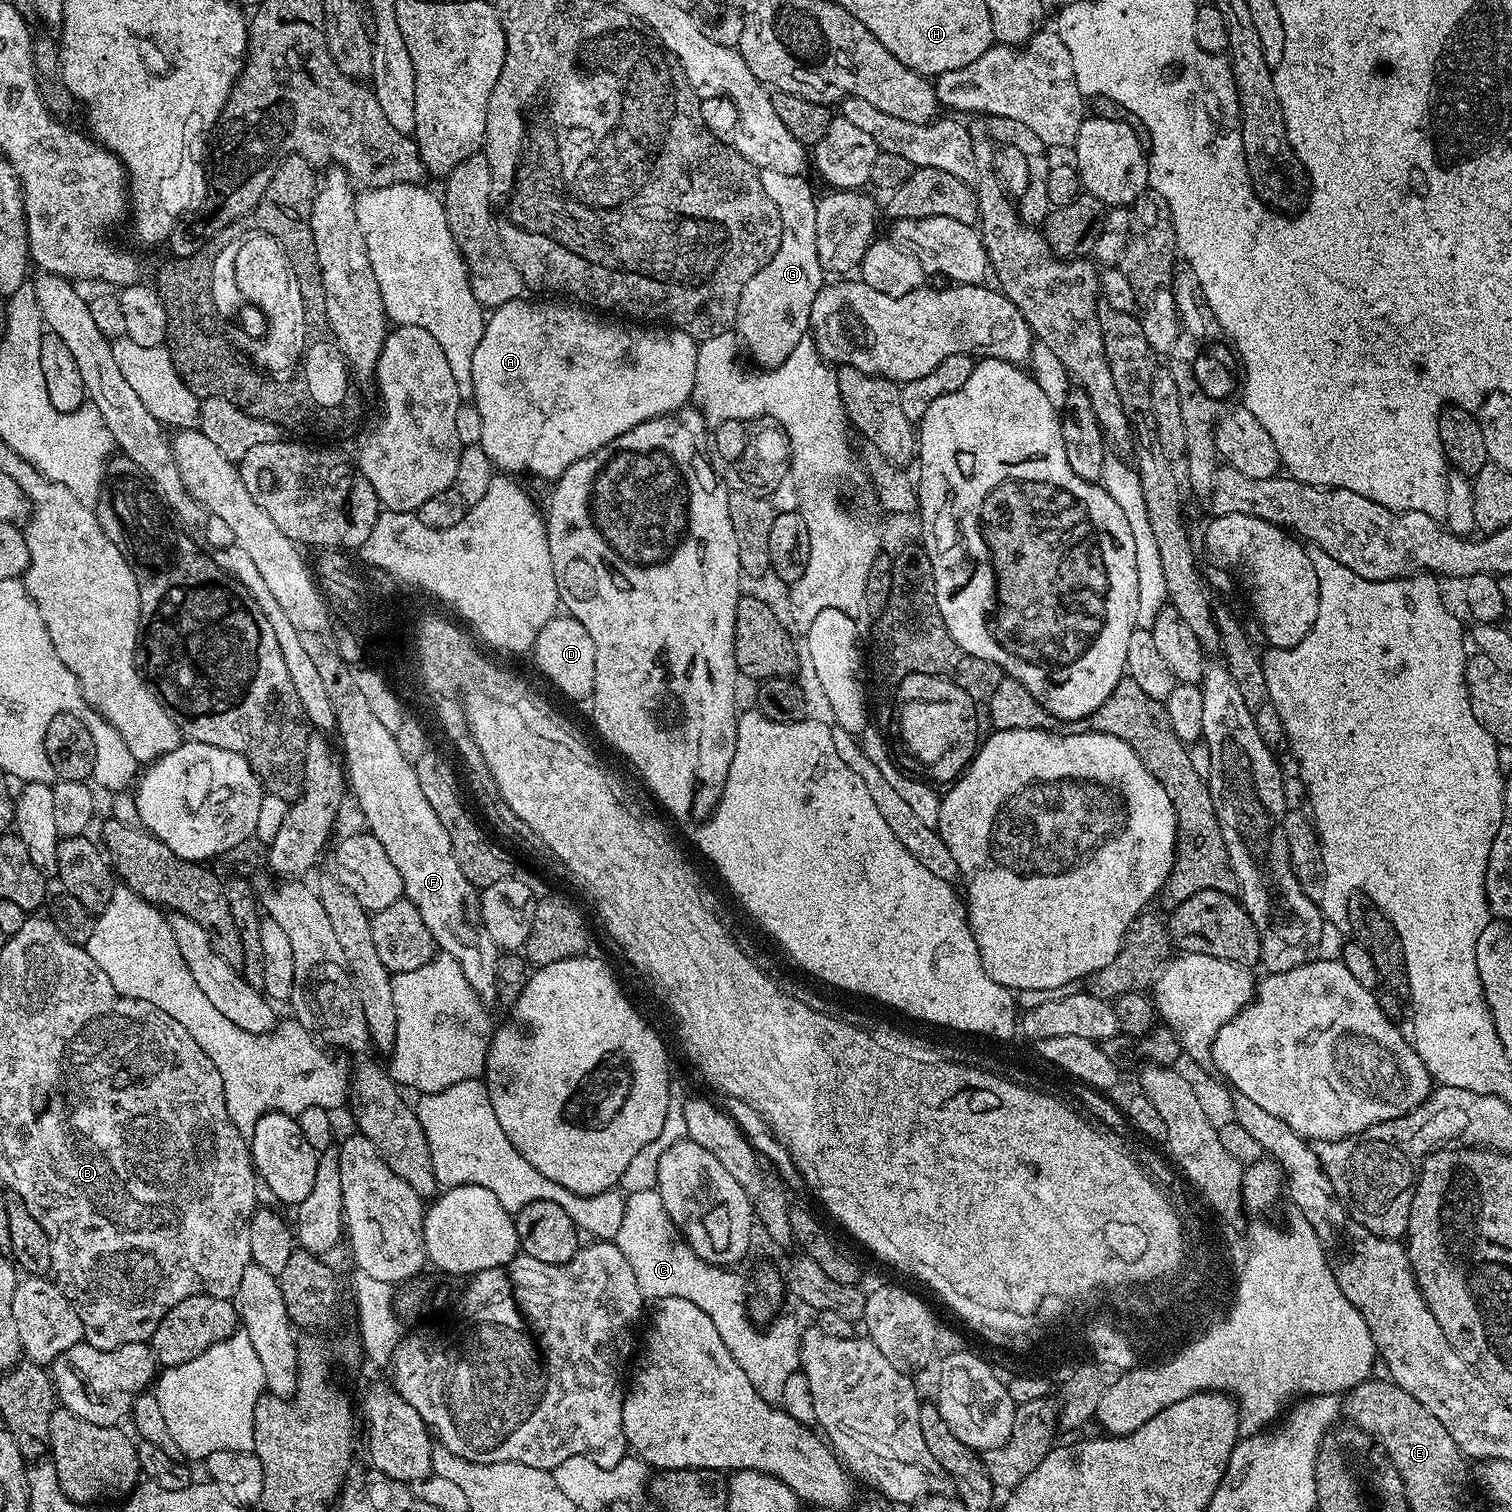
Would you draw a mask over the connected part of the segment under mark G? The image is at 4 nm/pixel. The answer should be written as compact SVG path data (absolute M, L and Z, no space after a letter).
M760 169L762 190L770 194L774 206L778 206L778 218L782 218L782 242L778 242L778 250L774 250L774 258L746 282L742 290L742 298L738 302L738 314L734 331L739 343L748 347L748 352L757 360L761 369L777 368L790 356L790 350L798 346L800 340L809 335L810 310L814 306L814 298L826 283L824 267L818 262L818 242L816 241L816 201L812 196L812 188L804 181L803 175L781 174L779 170Z

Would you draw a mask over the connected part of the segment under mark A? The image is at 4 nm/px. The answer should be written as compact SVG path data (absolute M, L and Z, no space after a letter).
M527 298L511 300L502 306L491 309L490 315L484 321L482 342L478 342L478 350L474 350L474 394L472 400L478 414L482 414L482 438L479 446L482 450L486 450L490 462L501 473L529 472L530 475L537 476L540 480L555 482L566 469L574 466L574 462L594 454L602 446L614 442L614 438L626 434L626 430L634 430L634 426L652 420L656 416L665 416L667 412L677 412L693 399L694 362L696 361L698 344L690 334L671 326L636 326L640 328L631 328L628 324L619 324L616 321L619 319L605 318L587 307L573 306L568 302L560 303L564 304L543 304L540 300L527 300Z

